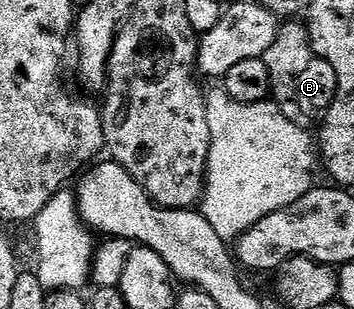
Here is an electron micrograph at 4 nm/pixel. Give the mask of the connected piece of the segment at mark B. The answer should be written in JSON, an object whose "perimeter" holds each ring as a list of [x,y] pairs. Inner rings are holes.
{"perimeter":[[[286,22],[279,27],[276,42],[268,46],[262,55],[264,66],[268,66],[270,94],[273,103],[298,127],[310,130],[325,117],[338,92],[336,70],[324,58],[315,56],[310,41],[310,29],[305,23]]]}

